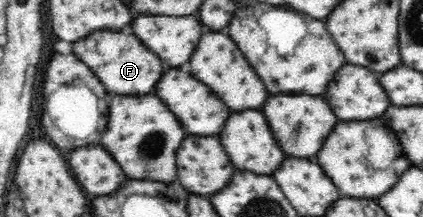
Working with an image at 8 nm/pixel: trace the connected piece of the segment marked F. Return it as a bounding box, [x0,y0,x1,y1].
[73,29,165,95]

